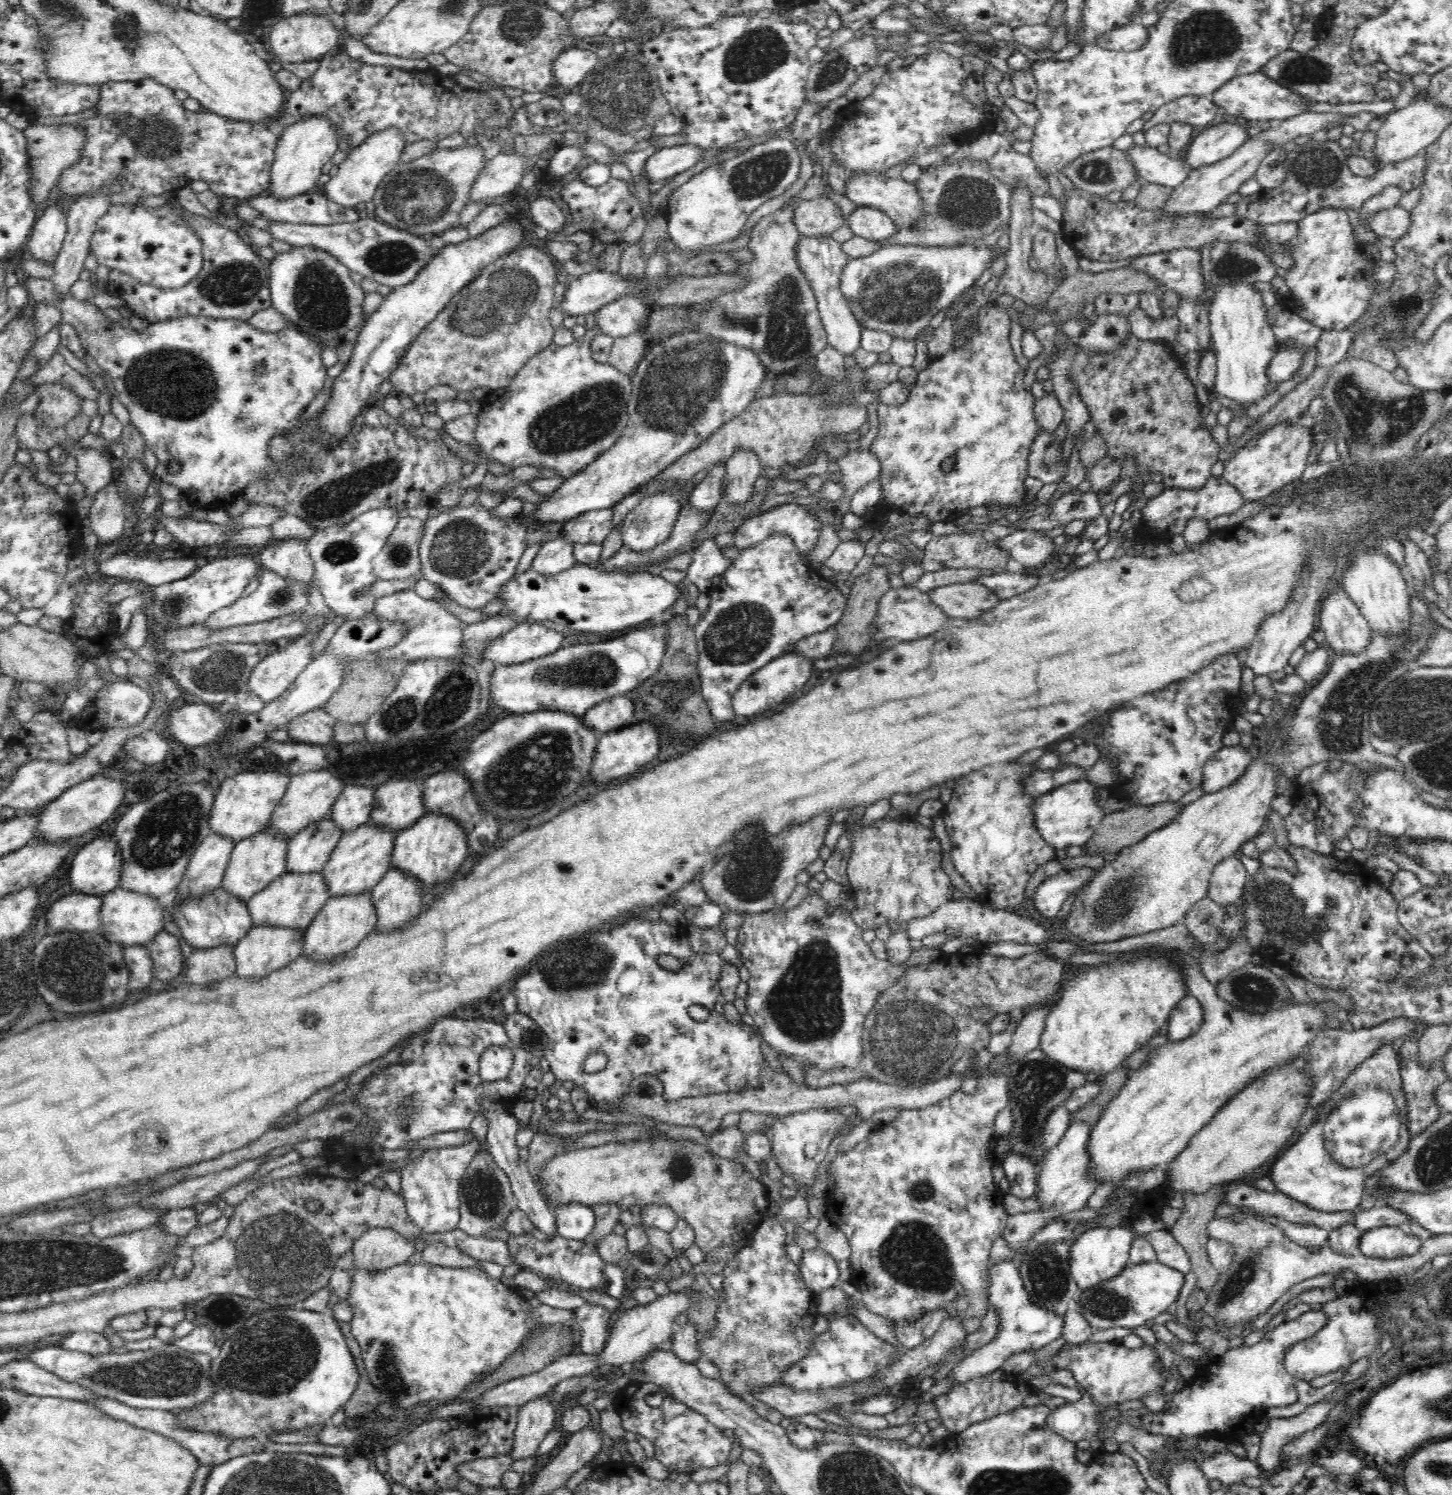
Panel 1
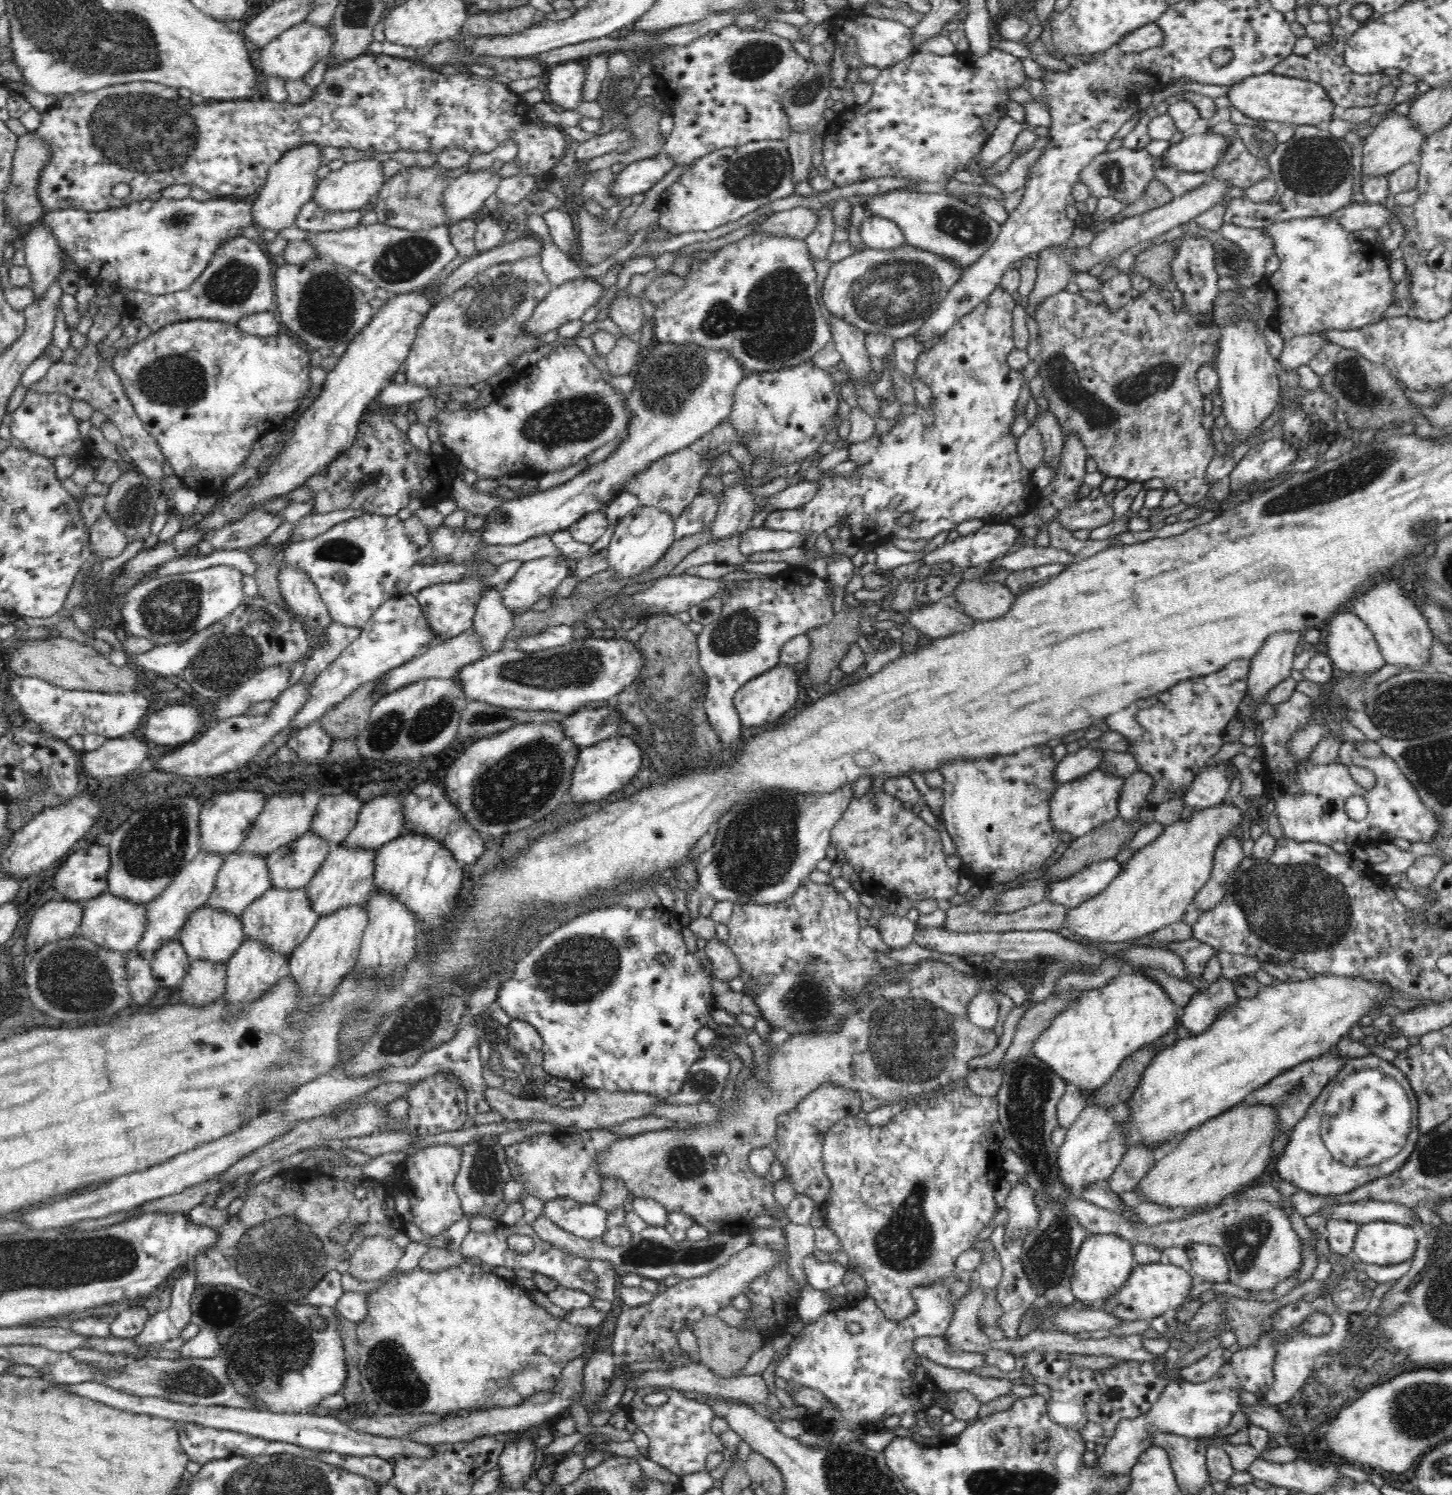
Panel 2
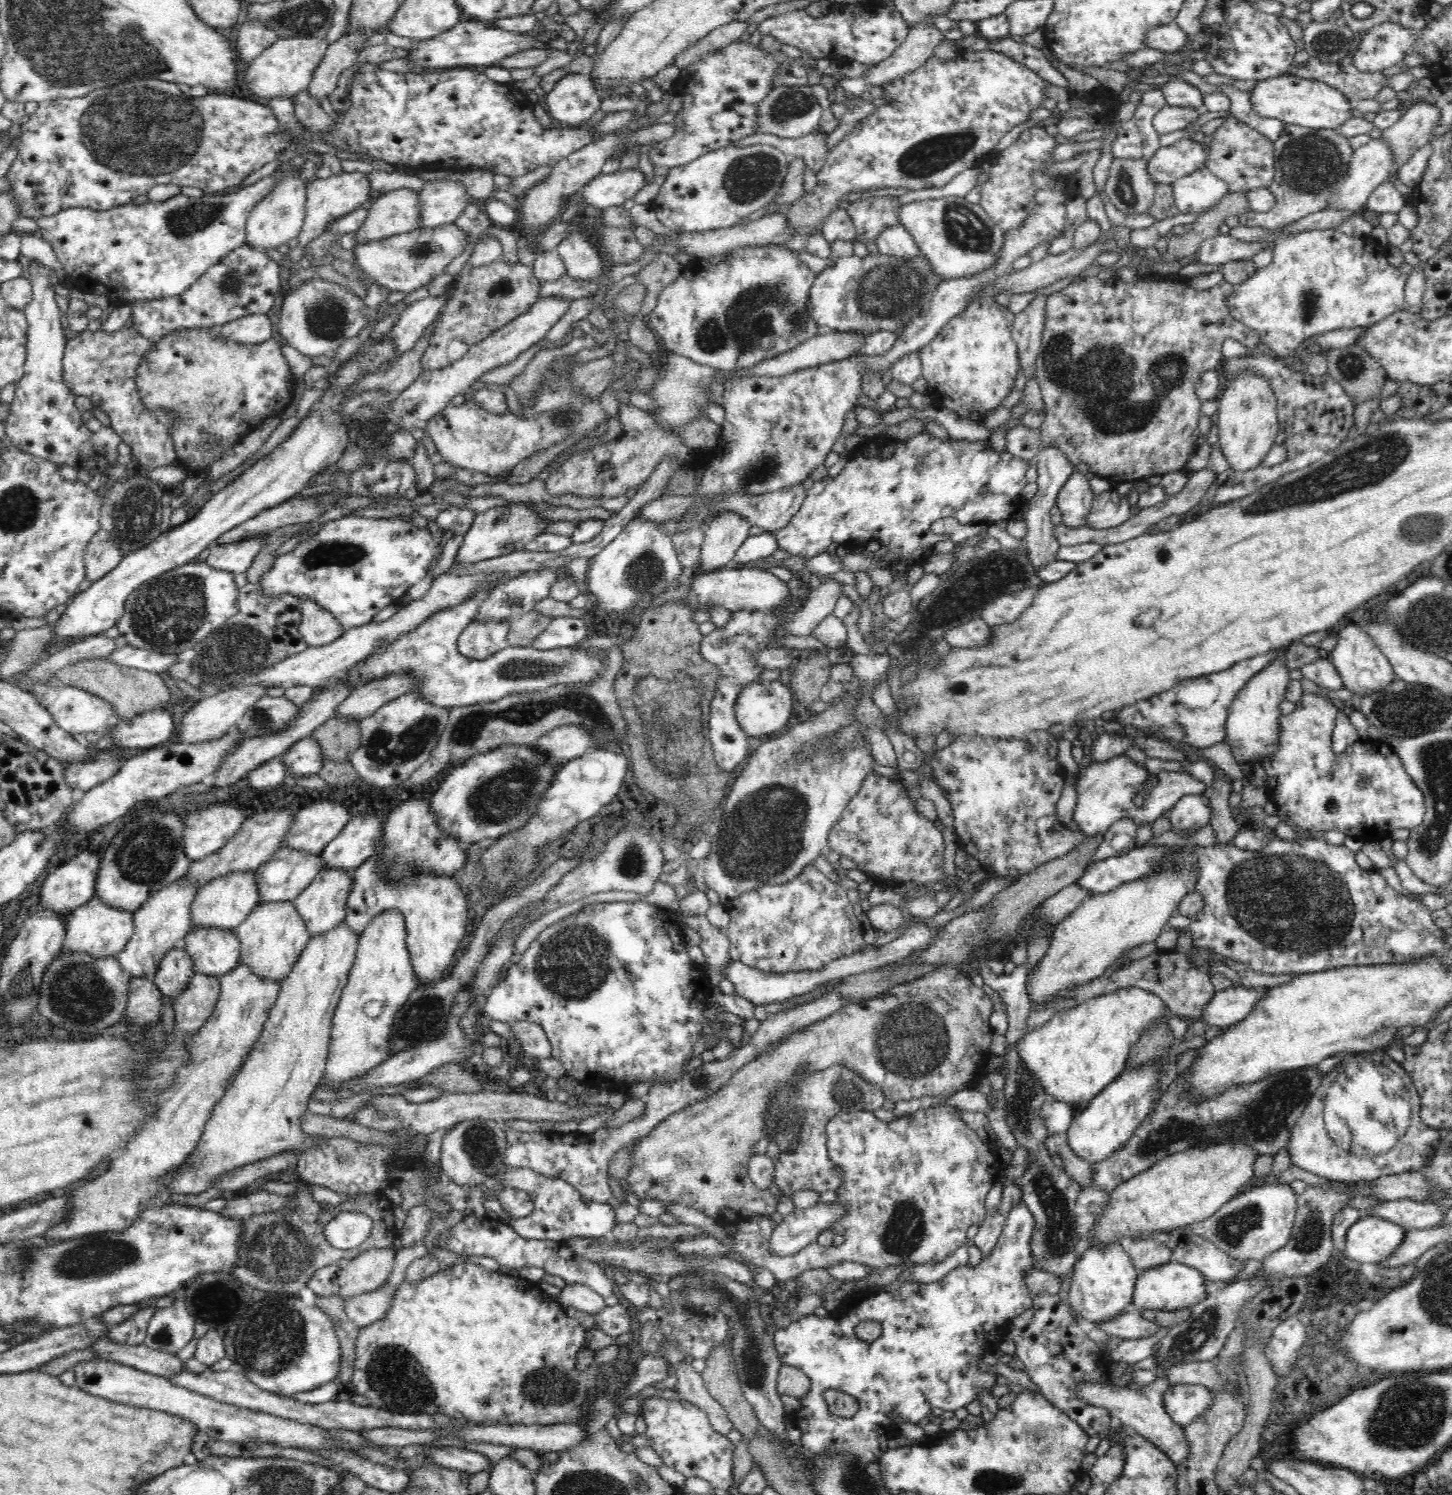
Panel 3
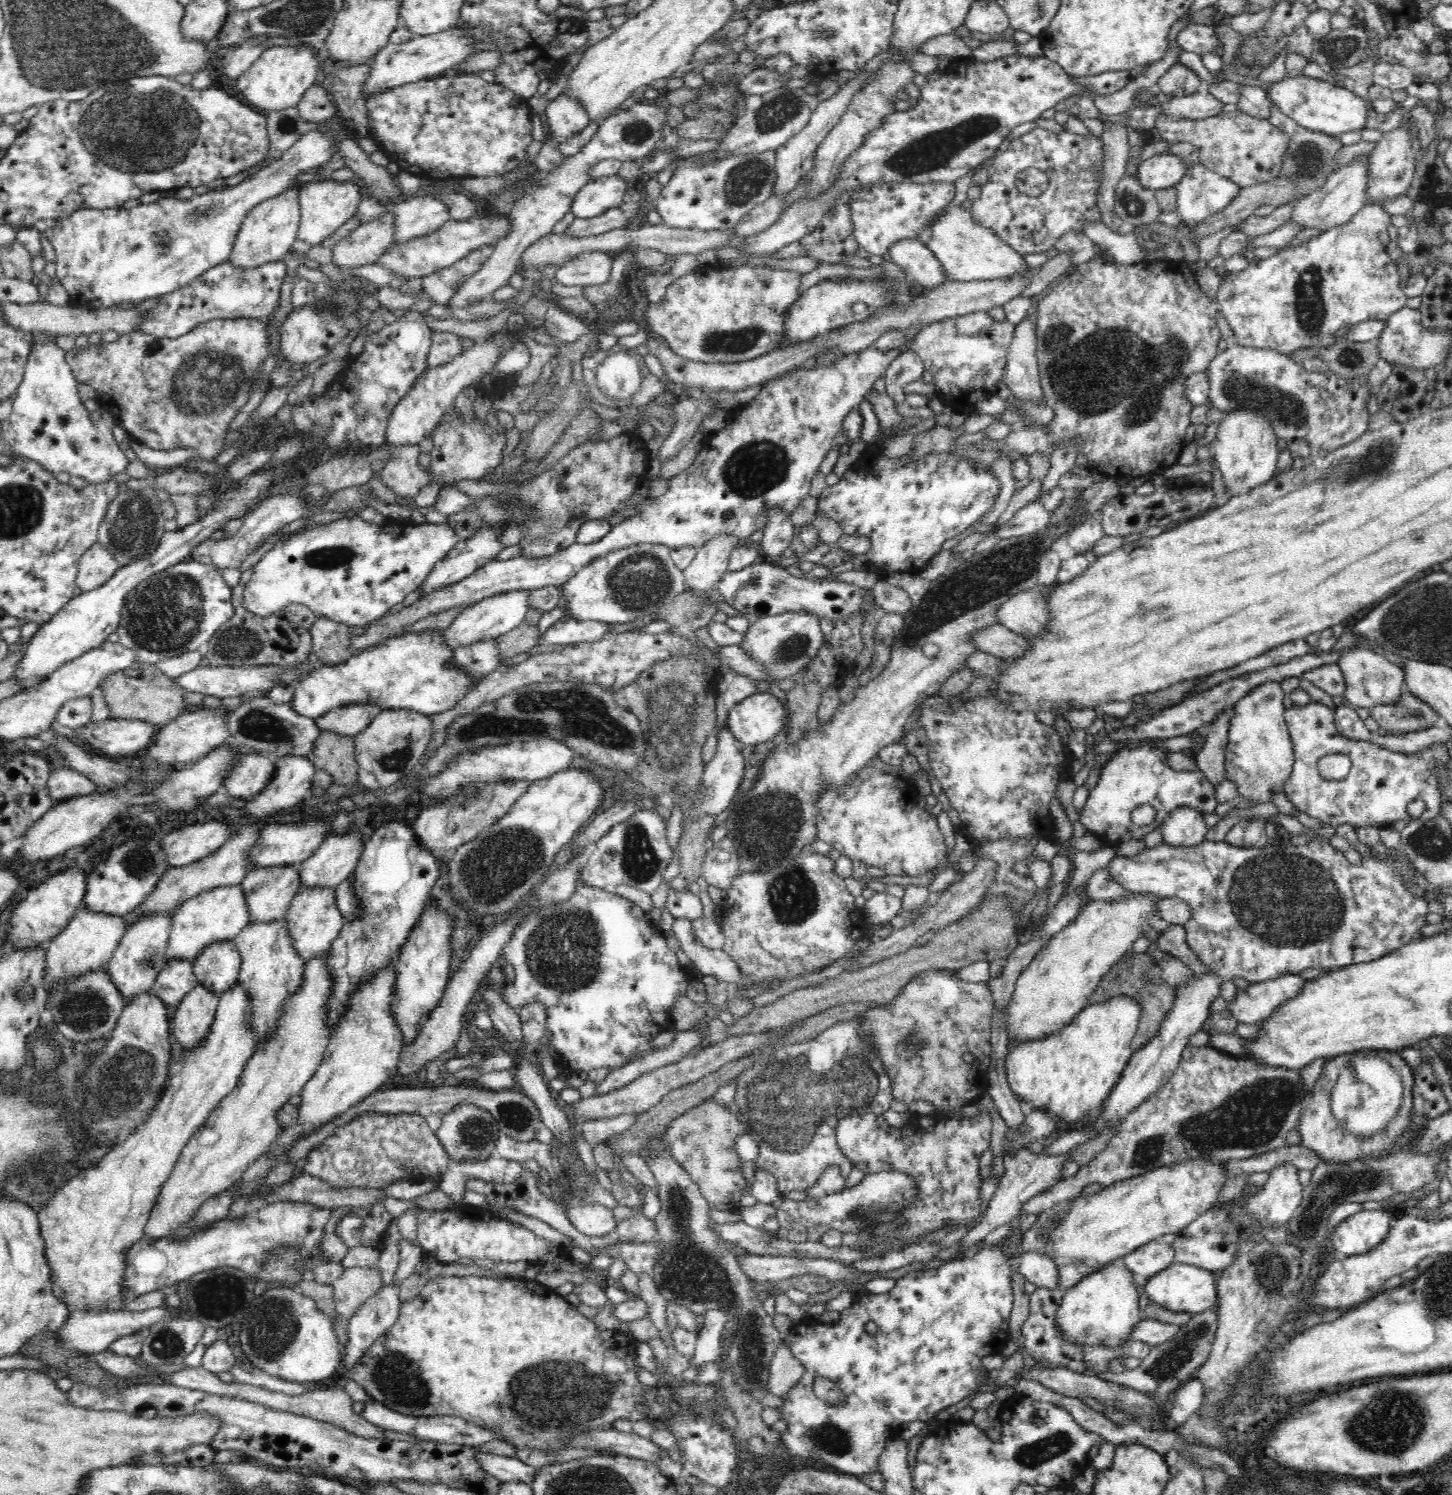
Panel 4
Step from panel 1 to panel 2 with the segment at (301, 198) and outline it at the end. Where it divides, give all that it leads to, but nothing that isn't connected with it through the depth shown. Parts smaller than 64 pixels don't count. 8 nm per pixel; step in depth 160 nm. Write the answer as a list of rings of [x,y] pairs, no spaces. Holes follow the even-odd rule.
[[[314,199],[305,202],[295,220],[295,226],[310,232],[339,231],[354,228],[362,218],[365,210],[330,212],[318,207]]]

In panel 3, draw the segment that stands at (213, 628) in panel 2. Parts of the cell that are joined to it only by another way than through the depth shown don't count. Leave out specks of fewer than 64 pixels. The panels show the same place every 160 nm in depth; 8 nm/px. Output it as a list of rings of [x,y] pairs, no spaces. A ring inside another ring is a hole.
[[[130,645],[116,648],[106,659],[112,659],[112,663],[116,663],[123,667],[138,668],[147,670],[148,672],[170,672],[170,666],[174,666],[178,662],[178,655],[162,654],[162,652],[154,652],[154,650],[146,650],[145,648],[136,648]]]

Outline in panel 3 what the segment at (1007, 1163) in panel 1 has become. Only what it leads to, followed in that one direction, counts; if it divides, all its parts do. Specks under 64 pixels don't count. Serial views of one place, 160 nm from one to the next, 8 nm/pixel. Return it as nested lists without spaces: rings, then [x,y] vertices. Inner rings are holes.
[[[1020,1201],[1018,1204],[1013,1206],[1013,1209],[1009,1210],[1008,1218],[1006,1218],[1006,1226],[1002,1229],[998,1242],[994,1246],[994,1250],[990,1252],[990,1256],[982,1258],[982,1262],[978,1265],[973,1266],[966,1264],[966,1266],[958,1266],[954,1268],[952,1272],[948,1272],[938,1282],[921,1283],[918,1281],[905,1282],[900,1289],[894,1290],[892,1292],[876,1291],[869,1292],[864,1291],[863,1293],[855,1293],[846,1301],[842,1301],[838,1308],[833,1311],[825,1312],[824,1315],[818,1316],[815,1313],[802,1316],[796,1322],[790,1323],[789,1326],[785,1328],[780,1328],[773,1330],[773,1340],[775,1341],[775,1347],[777,1348],[780,1360],[783,1364],[789,1364],[800,1369],[806,1376],[809,1376],[811,1380],[811,1388],[806,1396],[800,1398],[801,1407],[793,1412],[790,1417],[793,1418],[791,1421],[792,1425],[802,1431],[801,1445],[802,1449],[806,1449],[811,1453],[812,1456],[826,1456],[830,1454],[831,1456],[856,1456],[861,1464],[868,1464],[868,1462],[880,1462],[882,1454],[888,1449],[888,1440],[890,1440],[895,1434],[897,1434],[897,1426],[892,1424],[888,1414],[890,1412],[895,1412],[899,1417],[901,1422],[912,1423],[917,1425],[920,1420],[931,1415],[932,1408],[942,1408],[947,1415],[951,1415],[958,1408],[964,1408],[966,1404],[970,1404],[972,1401],[977,1400],[977,1392],[982,1389],[982,1391],[990,1391],[995,1385],[997,1375],[992,1375],[989,1372],[982,1372],[977,1367],[979,1363],[979,1358],[984,1358],[986,1350],[988,1347],[985,1344],[989,1342],[1001,1342],[1004,1337],[1009,1334],[1009,1323],[1013,1318],[1016,1318],[1019,1314],[1026,1312],[1029,1308],[1032,1308],[1033,1298],[1030,1298],[1029,1290],[1027,1289],[1027,1284],[1025,1284],[1024,1277],[1025,1274],[1030,1269],[1033,1268],[1033,1256],[1031,1253],[1031,1240],[1033,1232],[1035,1231],[1035,1219],[1032,1212],[1028,1208],[1028,1205],[1024,1201]],[[862,1320],[876,1320],[880,1322],[882,1327],[882,1332],[880,1336],[873,1342],[867,1342],[860,1339],[854,1328]],[[826,1390],[839,1390],[853,1396],[858,1401],[858,1411],[857,1414],[852,1418],[844,1418],[833,1416],[828,1409],[828,1404],[824,1399],[824,1392]]]

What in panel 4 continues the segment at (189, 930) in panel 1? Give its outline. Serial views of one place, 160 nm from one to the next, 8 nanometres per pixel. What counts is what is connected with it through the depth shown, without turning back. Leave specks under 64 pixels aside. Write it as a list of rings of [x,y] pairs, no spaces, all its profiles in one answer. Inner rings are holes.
[[[232,940],[208,944],[193,963],[193,972],[200,984],[209,991],[227,991],[238,984],[241,955]]]

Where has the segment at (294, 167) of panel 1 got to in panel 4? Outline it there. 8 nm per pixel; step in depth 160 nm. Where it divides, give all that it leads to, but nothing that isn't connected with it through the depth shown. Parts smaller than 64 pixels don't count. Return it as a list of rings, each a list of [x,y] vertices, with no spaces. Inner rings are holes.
[[[296,184],[278,196],[273,196],[257,204],[246,214],[246,218],[240,224],[232,253],[228,258],[234,267],[256,268],[262,264],[283,261],[284,256],[292,250],[292,244],[298,236],[300,224],[299,192],[299,184]]]

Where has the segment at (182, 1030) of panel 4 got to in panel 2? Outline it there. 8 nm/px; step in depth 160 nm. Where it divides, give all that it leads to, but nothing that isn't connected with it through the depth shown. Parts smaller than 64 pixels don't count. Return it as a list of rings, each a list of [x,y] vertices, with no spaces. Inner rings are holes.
[[[194,959],[182,978],[180,994],[184,1004],[197,1008],[214,1004],[226,992],[227,964],[212,964]]]

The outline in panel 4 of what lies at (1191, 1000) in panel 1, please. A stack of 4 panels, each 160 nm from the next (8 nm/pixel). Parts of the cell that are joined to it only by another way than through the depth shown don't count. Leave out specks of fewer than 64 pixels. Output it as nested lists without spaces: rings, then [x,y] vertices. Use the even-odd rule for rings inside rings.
[[[1297,973],[1251,983],[1245,989],[1236,988],[1236,998],[1228,1002],[1226,1009],[1237,1022],[1257,1024],[1260,1020],[1266,1020],[1280,1004],[1294,998],[1306,982]]]

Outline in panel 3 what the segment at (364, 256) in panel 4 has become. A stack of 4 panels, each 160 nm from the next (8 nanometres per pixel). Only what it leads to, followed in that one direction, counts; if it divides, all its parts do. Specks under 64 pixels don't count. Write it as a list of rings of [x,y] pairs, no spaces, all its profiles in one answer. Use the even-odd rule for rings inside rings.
[[[410,188],[385,192],[372,205],[356,232],[356,245],[410,232],[420,226],[420,193]]]

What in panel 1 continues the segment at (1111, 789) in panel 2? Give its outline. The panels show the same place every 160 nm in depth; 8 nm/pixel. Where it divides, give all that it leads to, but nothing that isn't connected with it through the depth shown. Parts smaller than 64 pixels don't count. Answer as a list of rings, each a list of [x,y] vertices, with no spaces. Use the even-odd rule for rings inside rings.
[[[1081,779],[1052,788],[1035,798],[1032,807],[1034,824],[1052,848],[1065,849],[1071,845],[1082,847],[1100,828],[1105,813],[1096,804],[1097,789],[1086,779]]]

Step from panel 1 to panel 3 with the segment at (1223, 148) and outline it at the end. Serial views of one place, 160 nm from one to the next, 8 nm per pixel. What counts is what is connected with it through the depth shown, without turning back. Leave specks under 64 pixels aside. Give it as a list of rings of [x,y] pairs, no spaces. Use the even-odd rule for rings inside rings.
[[[1184,136],[1176,143],[1160,147],[1148,161],[1148,173],[1155,183],[1171,184],[1204,166],[1209,145]]]

